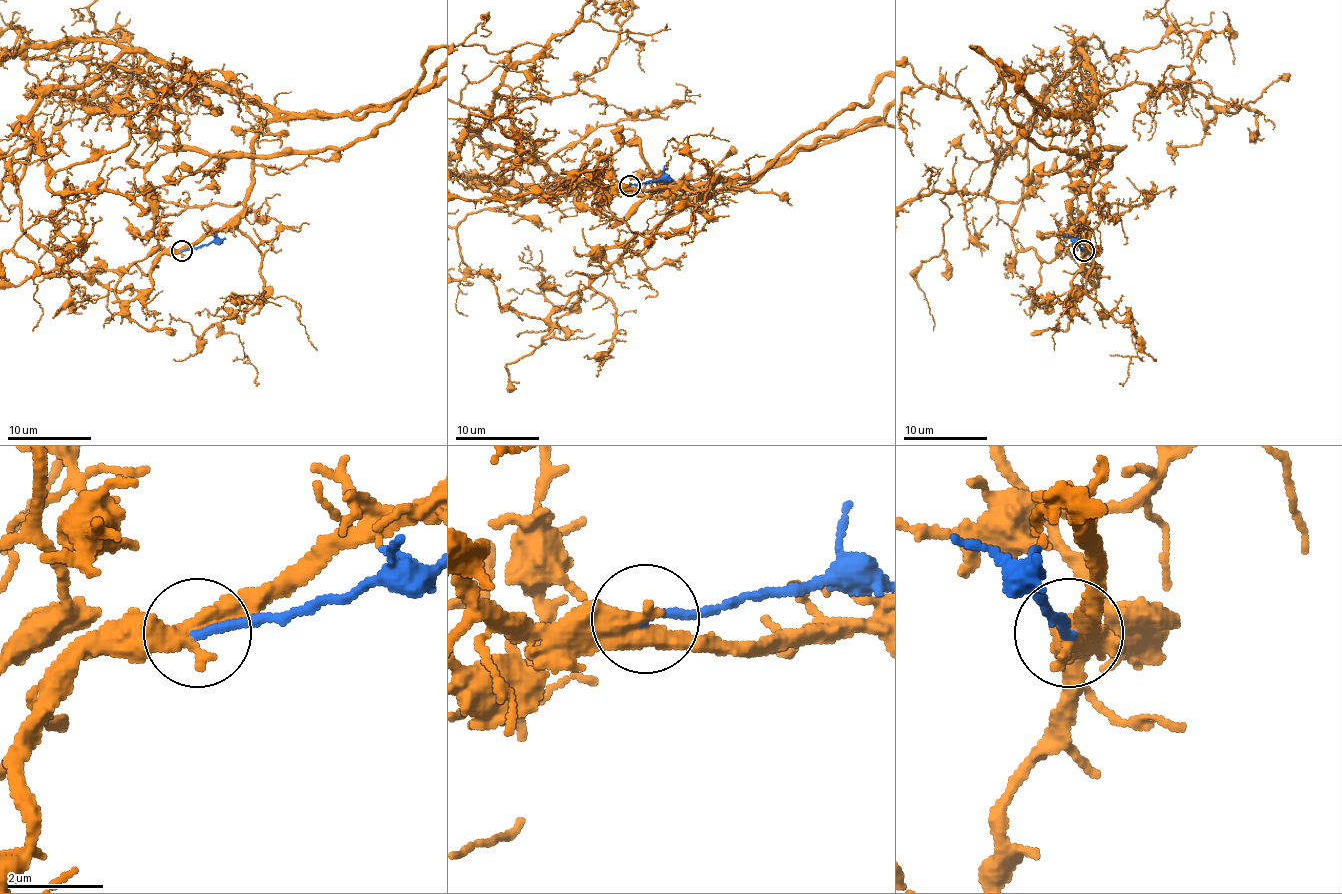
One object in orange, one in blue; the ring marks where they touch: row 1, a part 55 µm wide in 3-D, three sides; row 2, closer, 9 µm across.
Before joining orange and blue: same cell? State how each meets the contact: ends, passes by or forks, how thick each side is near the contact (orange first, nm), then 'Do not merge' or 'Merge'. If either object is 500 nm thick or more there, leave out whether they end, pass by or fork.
At the ring orange passes by. At the ring blue ends. Thickness 440 nm (orange) against 170 nm. Do not merge

